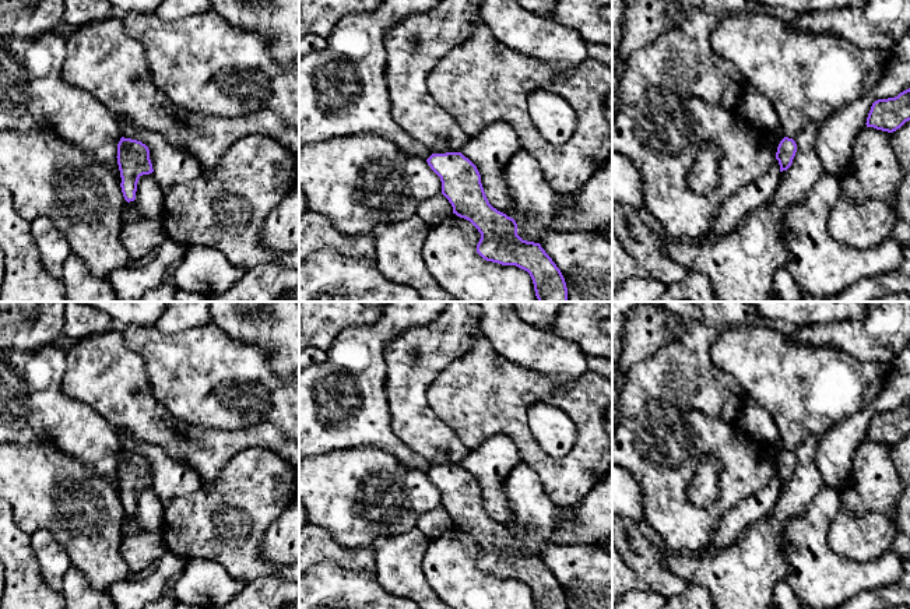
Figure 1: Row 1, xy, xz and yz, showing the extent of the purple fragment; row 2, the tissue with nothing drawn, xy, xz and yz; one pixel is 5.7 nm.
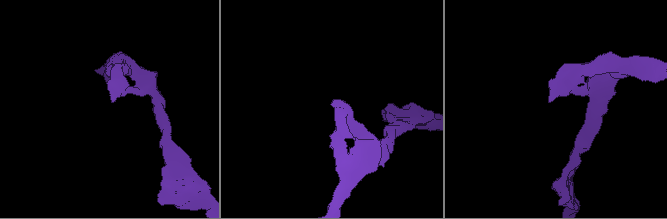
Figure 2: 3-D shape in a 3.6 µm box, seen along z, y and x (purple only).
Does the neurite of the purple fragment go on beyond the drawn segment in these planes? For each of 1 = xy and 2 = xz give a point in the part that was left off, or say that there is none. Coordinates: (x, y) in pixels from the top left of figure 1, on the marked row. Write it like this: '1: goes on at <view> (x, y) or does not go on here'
1: does not go on here
2: does not go on here

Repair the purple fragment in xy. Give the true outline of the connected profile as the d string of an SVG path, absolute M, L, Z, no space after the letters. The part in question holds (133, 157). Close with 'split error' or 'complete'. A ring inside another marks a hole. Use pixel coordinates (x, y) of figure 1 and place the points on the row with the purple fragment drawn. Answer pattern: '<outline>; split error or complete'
M122 137L117 144L116 158L123 197L127 203L134 201L138 179L154 172L150 149L141 141Z; complete

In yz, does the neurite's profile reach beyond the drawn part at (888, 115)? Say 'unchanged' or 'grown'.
unchanged

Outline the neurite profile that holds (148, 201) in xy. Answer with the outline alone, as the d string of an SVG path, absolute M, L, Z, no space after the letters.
M154 173L143 175L137 183L136 211L143 217L161 217L164 210L164 194Z

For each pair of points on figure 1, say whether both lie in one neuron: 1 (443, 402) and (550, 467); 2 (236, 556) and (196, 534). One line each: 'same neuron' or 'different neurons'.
1: same neuron
2: same neuron

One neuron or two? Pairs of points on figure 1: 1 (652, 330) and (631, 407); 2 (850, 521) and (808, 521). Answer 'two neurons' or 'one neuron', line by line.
1: two neurons
2: two neurons

